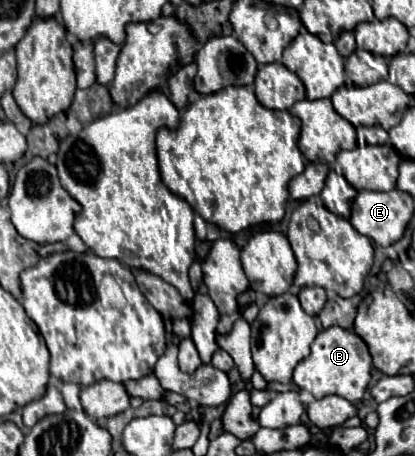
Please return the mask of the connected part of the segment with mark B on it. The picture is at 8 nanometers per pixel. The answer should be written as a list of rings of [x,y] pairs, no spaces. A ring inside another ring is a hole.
[[[324,328],[312,342],[312,352],[294,368],[294,384],[302,390],[314,394],[314,398],[324,398],[328,394],[338,394],[354,404],[358,404],[368,388],[372,370],[372,358],[364,340],[346,328]]]

